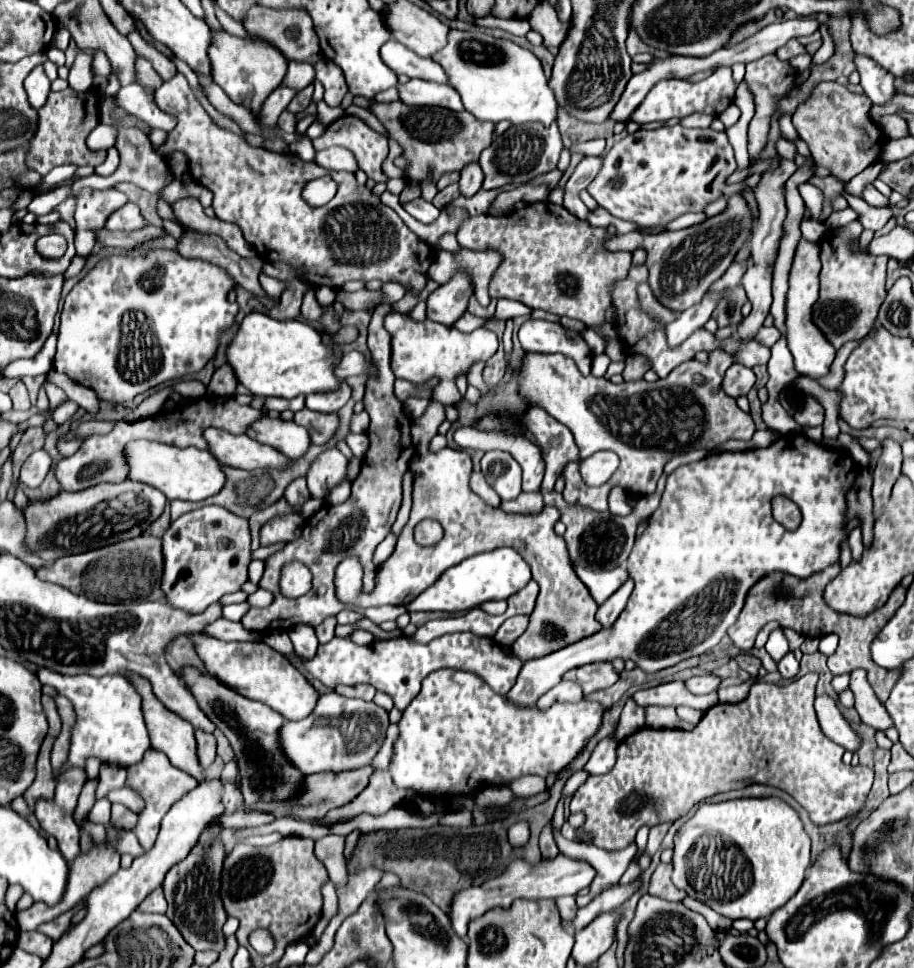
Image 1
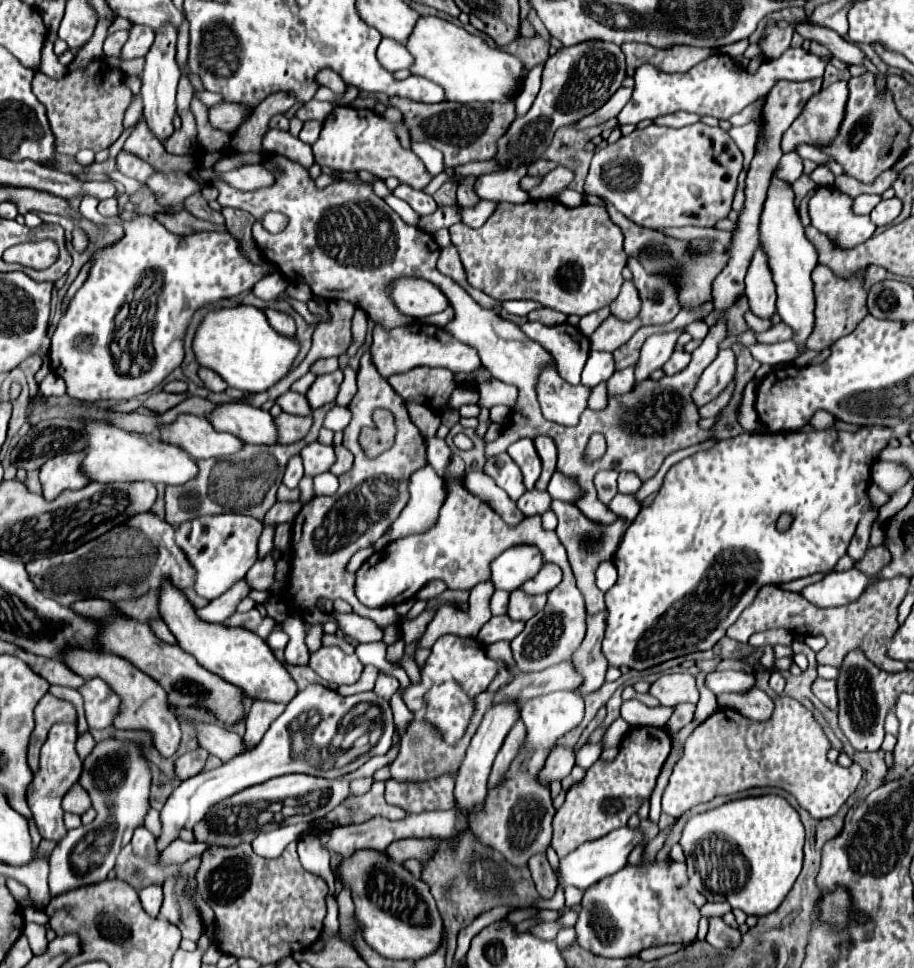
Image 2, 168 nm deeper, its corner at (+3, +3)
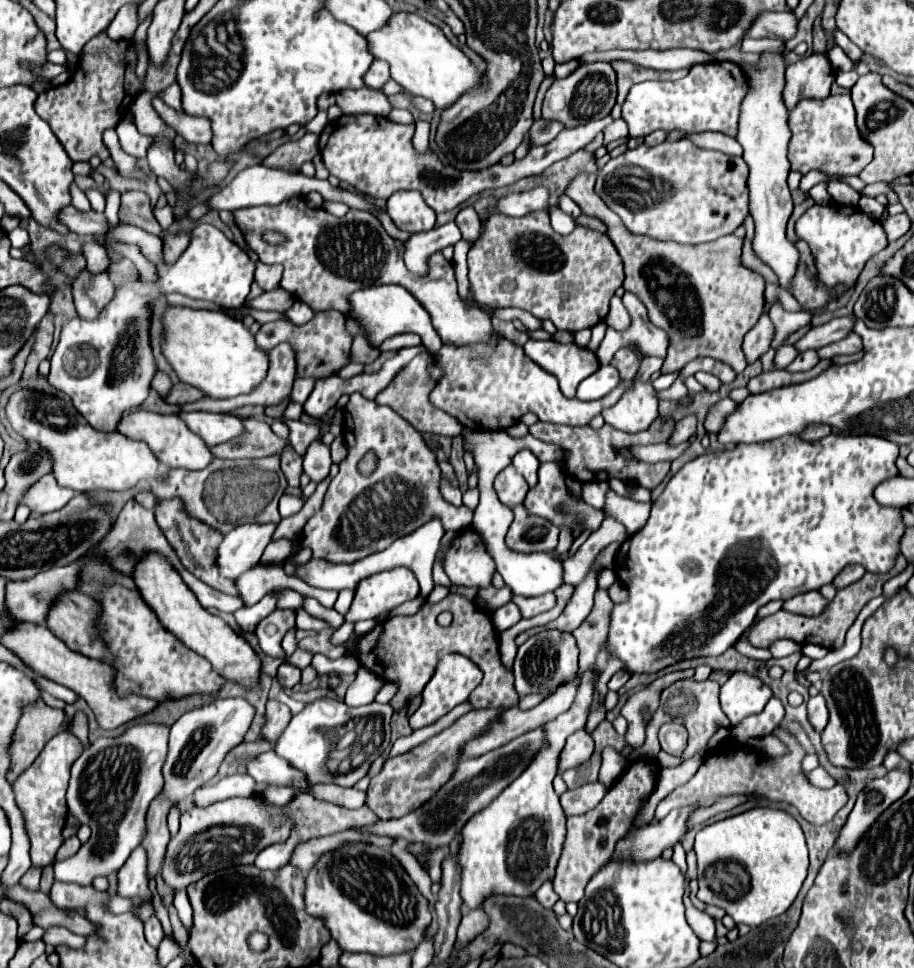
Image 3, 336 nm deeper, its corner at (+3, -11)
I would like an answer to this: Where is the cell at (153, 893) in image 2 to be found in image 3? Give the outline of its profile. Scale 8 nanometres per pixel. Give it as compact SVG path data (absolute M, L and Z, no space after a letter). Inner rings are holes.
M152 916L152 920L146 920L146 922L144 922L144 934L146 934L146 940L148 940L154 948L158 948L160 940L164 938L164 930L162 930L162 924L160 924L160 920L158 920L156 916Z

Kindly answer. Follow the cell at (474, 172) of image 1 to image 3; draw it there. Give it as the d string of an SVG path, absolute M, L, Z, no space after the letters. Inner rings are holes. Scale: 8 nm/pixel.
M472 206L462 208L456 216L456 224L462 230L464 240L476 240L480 236L480 218Z

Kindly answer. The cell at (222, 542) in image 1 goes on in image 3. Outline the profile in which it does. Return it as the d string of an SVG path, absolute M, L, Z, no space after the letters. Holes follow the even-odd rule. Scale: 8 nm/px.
M242 524L228 532L216 556L216 568L224 578L236 580L248 568L254 568L260 562L264 548L268 546L276 524Z

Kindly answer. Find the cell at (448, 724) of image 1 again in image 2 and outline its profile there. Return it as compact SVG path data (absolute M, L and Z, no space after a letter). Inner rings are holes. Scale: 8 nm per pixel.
M446 682L428 692L426 708L418 716L436 724L442 738L448 744L454 744L462 738L472 716L472 708L472 698L468 698L454 682Z

